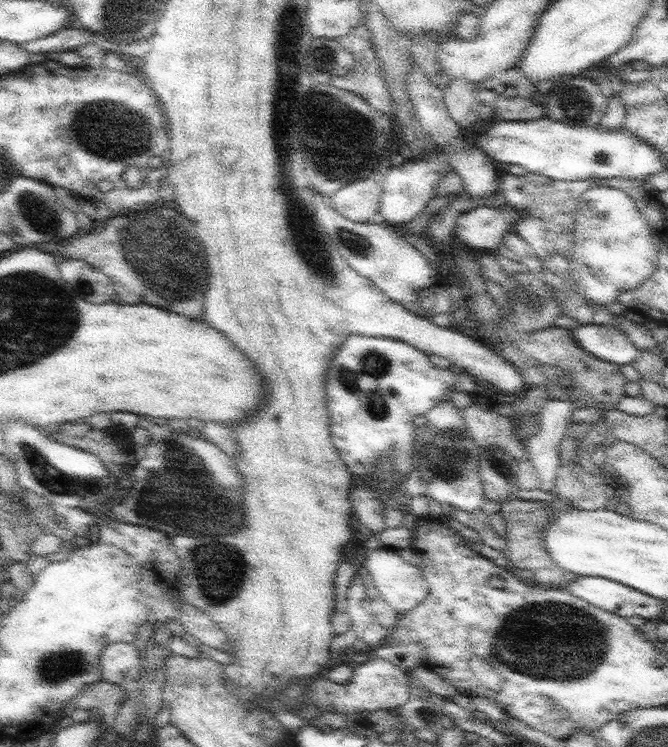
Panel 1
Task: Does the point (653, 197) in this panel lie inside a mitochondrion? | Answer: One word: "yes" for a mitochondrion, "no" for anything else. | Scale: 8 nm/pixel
no

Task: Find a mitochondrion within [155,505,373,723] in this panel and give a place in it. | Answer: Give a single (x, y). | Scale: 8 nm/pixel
(221, 570)

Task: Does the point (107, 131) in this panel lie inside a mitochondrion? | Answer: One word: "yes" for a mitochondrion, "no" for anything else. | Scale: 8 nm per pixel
yes

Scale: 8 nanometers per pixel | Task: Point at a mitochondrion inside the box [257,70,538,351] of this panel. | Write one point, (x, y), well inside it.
(330, 169)

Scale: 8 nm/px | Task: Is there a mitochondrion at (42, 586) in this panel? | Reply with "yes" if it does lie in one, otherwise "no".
no

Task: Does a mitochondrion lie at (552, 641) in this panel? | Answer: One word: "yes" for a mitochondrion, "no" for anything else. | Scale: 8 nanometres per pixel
yes

